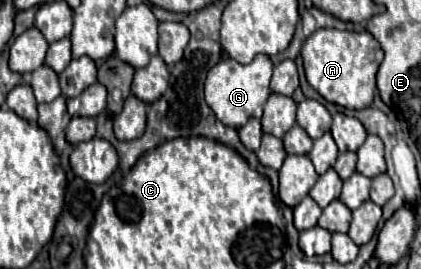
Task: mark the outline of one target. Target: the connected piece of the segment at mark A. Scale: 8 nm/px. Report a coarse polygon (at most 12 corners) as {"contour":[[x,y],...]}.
{"contour":[[315,30],[307,82],[331,104],[373,102],[383,60],[367,30]]}

